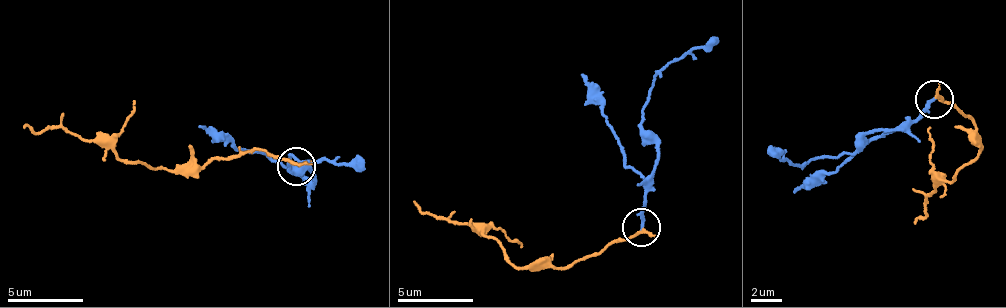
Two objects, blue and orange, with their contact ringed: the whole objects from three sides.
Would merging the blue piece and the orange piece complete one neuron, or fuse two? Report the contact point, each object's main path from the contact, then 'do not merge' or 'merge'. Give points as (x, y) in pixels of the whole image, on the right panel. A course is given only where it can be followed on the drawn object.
(934, 99) | blue via (935, 99), (921, 117), (892, 128), (860, 134), (853, 152), (795, 165), (776, 152), (776, 155) | orange via (935, 99), (943, 99), (961, 109), (983, 148), (949, 183), (930, 195), (926, 212), (912, 222) | merge

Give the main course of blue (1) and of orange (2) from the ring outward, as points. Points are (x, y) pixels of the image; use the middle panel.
1: (640, 228), (642, 203), (656, 168), (656, 140), (642, 126), (644, 102), (666, 65), (714, 40)
2: (640, 228), (586, 259), (520, 270), (482, 232), (426, 214), (415, 200)

